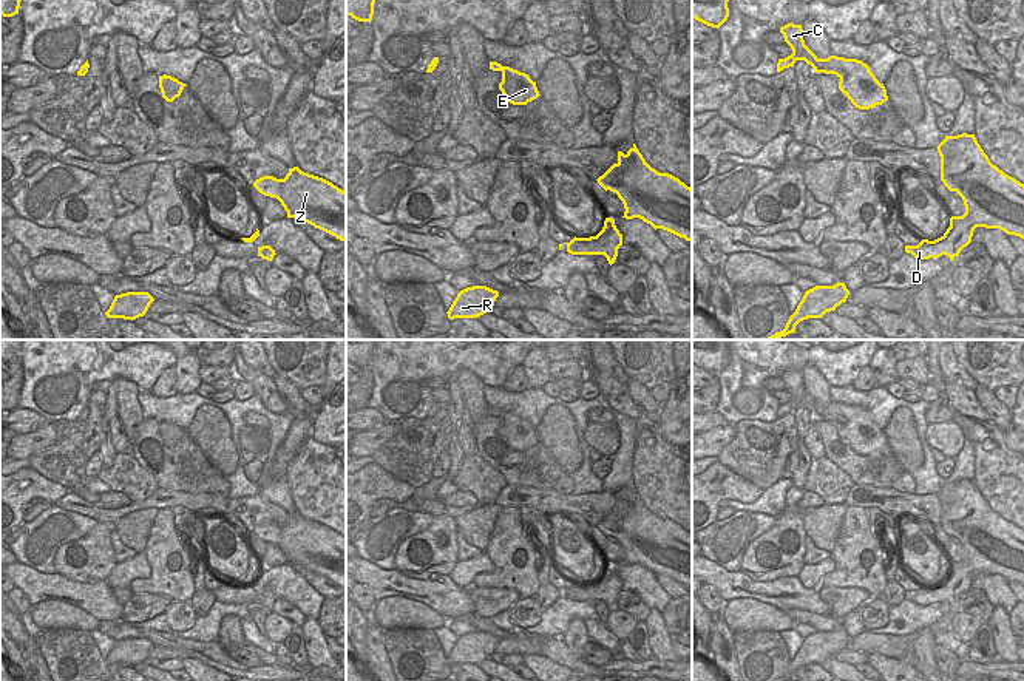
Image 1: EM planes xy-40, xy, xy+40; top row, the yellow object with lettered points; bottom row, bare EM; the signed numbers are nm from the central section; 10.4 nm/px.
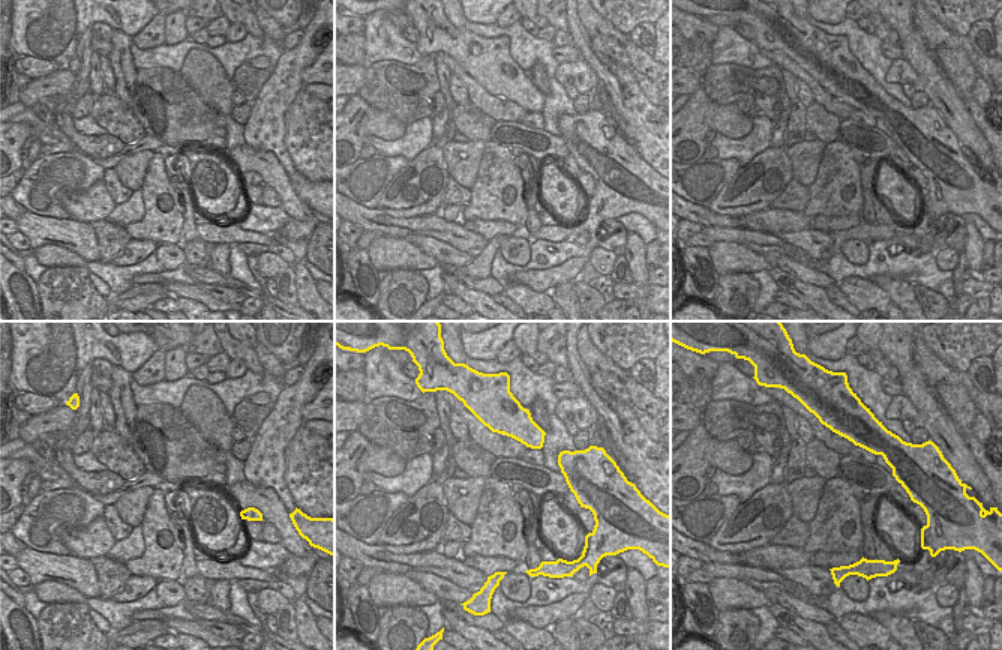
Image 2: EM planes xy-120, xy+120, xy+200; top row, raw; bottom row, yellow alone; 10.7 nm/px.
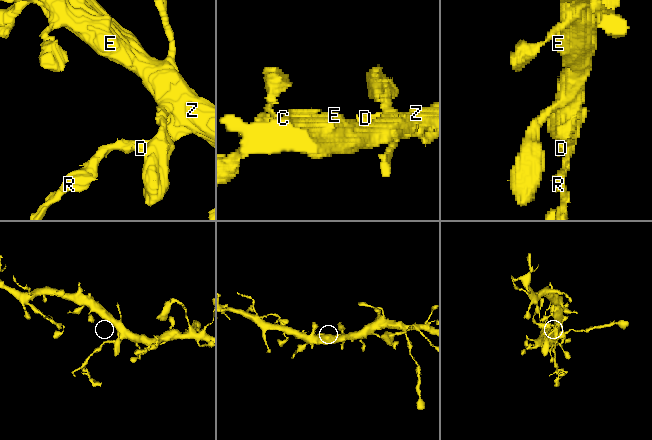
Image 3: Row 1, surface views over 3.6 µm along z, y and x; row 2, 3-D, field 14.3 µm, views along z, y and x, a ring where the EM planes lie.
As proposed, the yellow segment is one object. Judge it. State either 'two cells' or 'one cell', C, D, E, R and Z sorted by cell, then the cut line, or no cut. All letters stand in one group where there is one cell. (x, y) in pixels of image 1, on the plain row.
two cells; C E Z / D R; cut in xy+40 along (929, 587), (941, 601)

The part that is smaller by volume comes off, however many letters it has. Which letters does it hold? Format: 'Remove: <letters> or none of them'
Remove: D, R

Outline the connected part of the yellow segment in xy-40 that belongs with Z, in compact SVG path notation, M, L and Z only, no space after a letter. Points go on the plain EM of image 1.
M293 513L284 525L263 522L253 533L264 542L276 544L287 564L300 564L346 588L346 537L332 528Z

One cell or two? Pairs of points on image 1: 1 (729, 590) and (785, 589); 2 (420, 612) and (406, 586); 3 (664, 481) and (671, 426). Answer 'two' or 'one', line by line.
1: one
2: two
3: two

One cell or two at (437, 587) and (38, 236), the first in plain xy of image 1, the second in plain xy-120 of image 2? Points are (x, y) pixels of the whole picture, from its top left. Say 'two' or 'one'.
one

